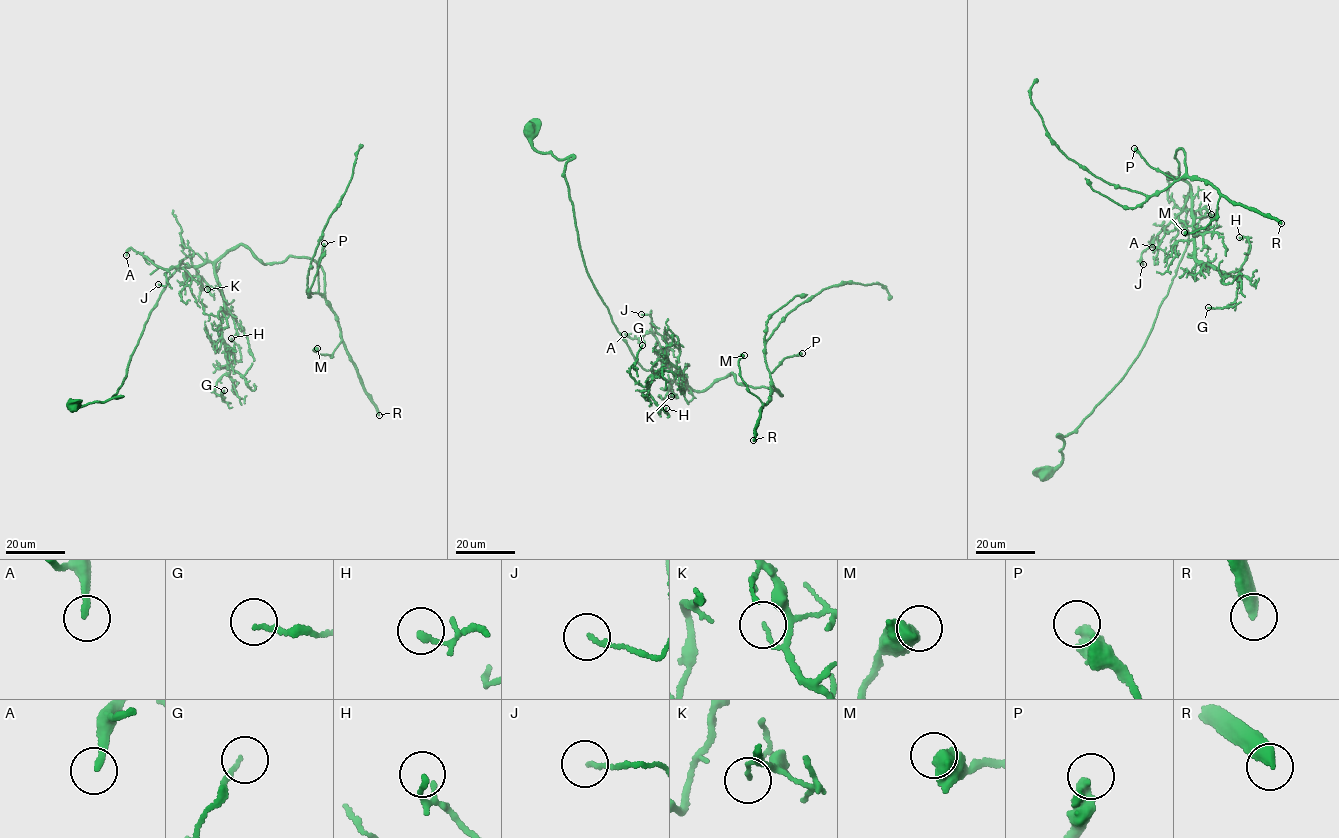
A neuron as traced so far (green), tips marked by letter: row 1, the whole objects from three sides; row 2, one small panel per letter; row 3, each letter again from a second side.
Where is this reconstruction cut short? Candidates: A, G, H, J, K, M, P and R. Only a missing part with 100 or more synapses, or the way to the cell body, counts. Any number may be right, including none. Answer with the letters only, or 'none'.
R

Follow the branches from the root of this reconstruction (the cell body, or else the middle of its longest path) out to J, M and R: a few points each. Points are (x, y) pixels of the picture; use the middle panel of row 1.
J: (531, 127), (539, 152), (573, 156), (564, 172), (581, 255), (616, 329), (643, 369), (684, 383), (641, 314)
M: (531, 127), (539, 152), (573, 156), (584, 264), (643, 369), (782, 395), (749, 391), (744, 355)
R: (531, 127), (539, 152), (573, 156), (584, 264), (634, 358), (696, 390), (773, 385), (753, 440)

